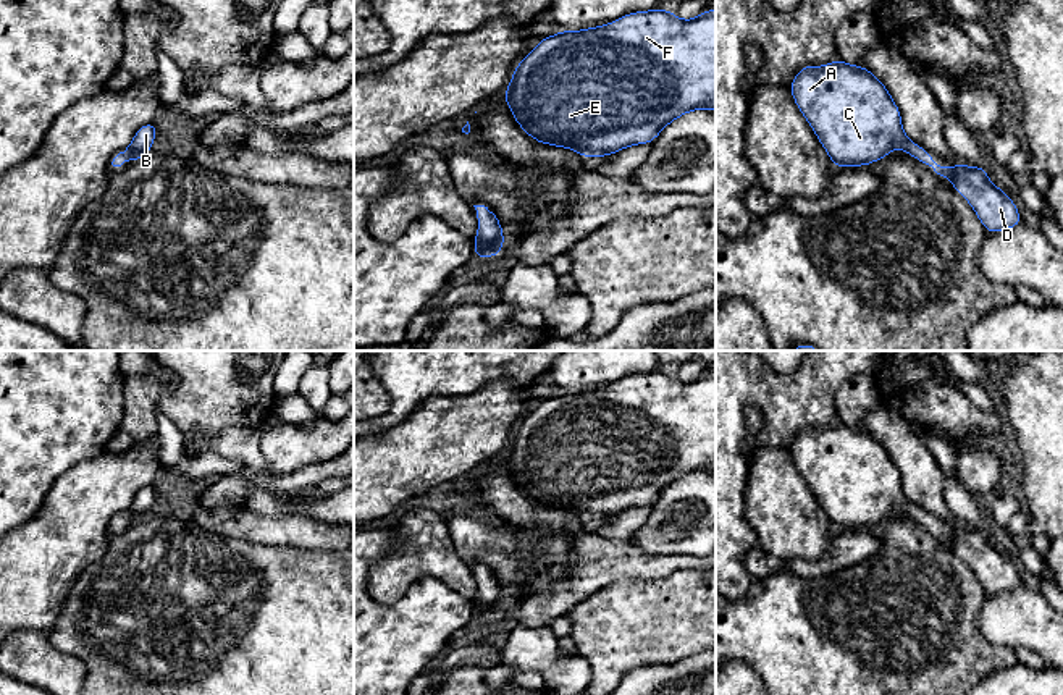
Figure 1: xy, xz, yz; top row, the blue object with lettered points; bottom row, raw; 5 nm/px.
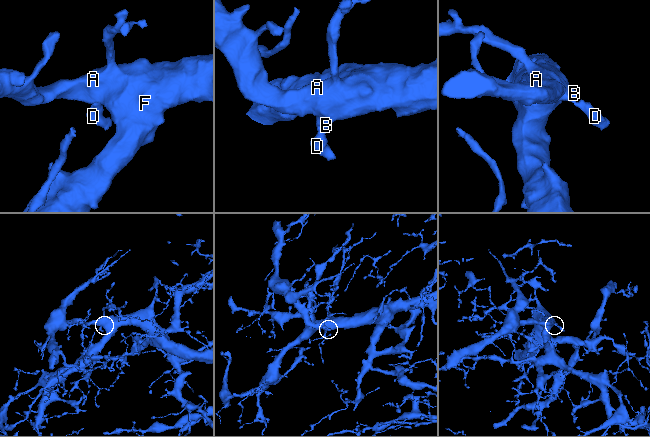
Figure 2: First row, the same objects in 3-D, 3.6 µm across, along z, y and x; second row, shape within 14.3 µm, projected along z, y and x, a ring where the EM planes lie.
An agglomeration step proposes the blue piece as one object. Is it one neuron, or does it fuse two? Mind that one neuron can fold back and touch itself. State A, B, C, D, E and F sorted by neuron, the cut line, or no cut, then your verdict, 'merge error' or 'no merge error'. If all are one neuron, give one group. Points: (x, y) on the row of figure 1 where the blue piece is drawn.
A B C D E F; no cut; no merge error

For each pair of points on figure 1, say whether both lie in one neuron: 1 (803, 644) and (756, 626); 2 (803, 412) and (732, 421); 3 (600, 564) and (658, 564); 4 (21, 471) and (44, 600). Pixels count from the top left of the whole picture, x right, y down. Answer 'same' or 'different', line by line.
1: same
2: same
3: same
4: different

